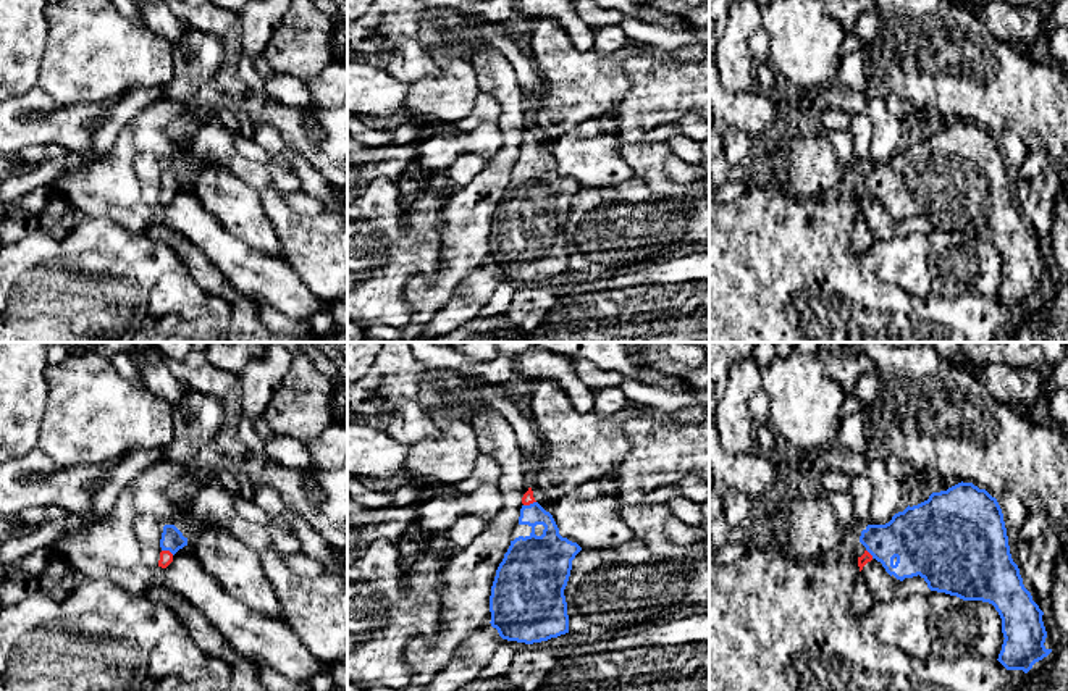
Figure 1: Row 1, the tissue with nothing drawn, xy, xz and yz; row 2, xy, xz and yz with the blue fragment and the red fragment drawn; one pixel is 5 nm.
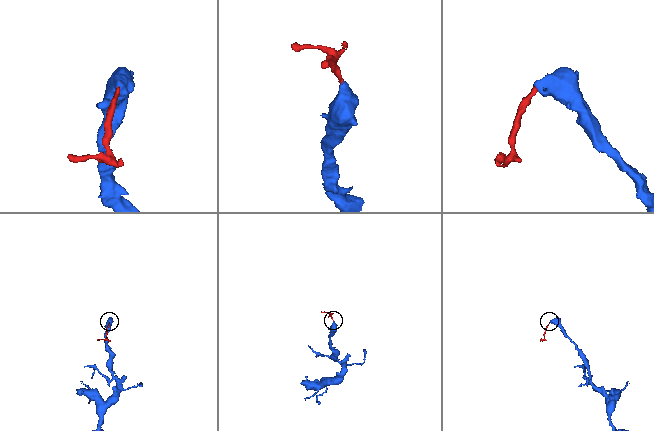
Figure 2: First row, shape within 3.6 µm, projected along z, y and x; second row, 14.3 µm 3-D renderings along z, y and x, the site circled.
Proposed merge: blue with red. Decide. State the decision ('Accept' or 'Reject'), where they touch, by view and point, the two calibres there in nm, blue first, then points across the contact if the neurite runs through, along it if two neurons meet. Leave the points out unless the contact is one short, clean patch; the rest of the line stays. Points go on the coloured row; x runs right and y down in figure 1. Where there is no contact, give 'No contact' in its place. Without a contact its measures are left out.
Accept. Touches blue at xz (530, 504). Thickness 190 nm (blue) against 60 nm. Path across: xz (534, 554), (530, 504), (527, 499)

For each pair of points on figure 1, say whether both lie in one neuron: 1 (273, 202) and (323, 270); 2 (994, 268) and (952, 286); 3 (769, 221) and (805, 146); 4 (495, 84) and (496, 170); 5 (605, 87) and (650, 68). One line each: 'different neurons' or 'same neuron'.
1: same neuron
2: same neuron
3: different neurons
4: same neuron
5: different neurons

